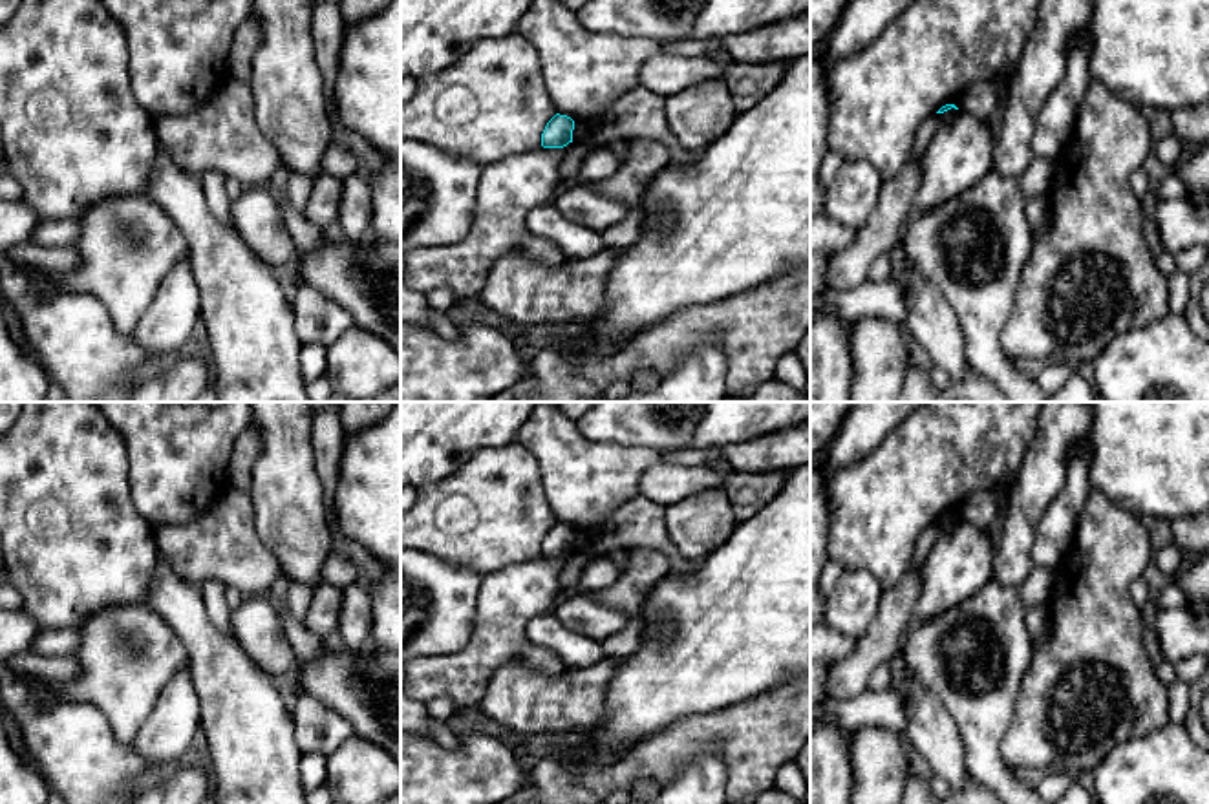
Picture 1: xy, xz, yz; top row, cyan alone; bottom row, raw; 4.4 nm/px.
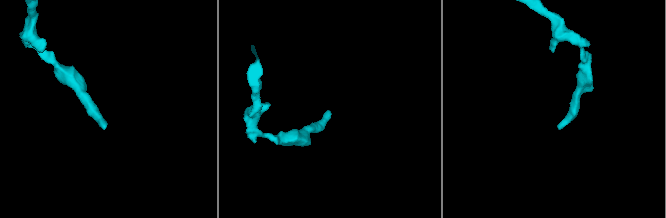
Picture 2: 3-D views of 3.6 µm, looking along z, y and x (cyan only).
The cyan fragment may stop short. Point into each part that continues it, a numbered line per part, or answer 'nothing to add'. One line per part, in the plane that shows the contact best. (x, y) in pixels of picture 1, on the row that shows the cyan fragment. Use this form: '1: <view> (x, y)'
nothing to add

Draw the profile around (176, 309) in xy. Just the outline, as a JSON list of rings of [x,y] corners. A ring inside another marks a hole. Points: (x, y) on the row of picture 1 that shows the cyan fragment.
[[[188,254],[168,270],[132,336],[155,360],[179,349],[190,338],[199,316],[201,298]]]

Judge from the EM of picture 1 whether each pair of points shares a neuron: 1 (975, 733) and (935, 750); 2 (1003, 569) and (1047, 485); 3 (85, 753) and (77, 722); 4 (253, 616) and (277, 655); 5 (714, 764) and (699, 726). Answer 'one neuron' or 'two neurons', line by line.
1: two neurons
2: one neuron
3: one neuron
4: one neuron
5: two neurons

